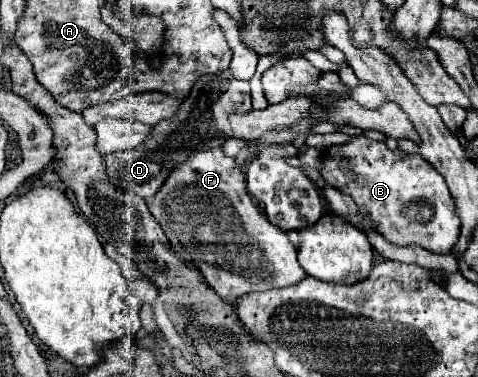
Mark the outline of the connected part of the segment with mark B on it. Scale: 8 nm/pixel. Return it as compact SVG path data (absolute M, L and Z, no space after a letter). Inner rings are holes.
M358 136L346 144L326 148L322 152L320 172L332 188L348 194L356 202L360 216L374 224L374 230L390 244L418 244L430 252L448 254L460 236L460 218L456 216L448 186L422 156L390 150L384 142ZM342 158L350 160L352 174L340 170Z

